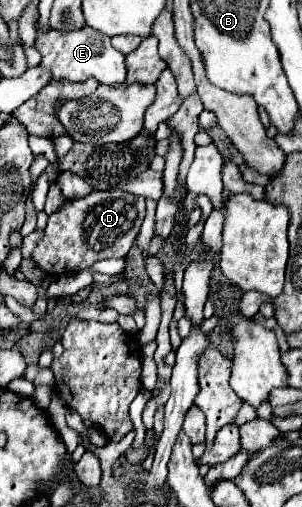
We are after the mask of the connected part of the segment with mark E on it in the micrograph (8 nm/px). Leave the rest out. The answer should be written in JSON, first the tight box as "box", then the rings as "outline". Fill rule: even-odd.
{"box":[37,27,127,85],"outline":[[[85,27],[81,31],[73,33],[61,33],[51,29],[49,33],[39,31],[37,45],[39,53],[43,55],[41,67],[49,69],[53,73],[53,79],[71,79],[71,81],[85,81],[89,77],[95,77],[103,85],[117,85],[125,83],[127,67],[125,67],[125,55],[115,51],[111,45],[111,39],[91,27]]]}

